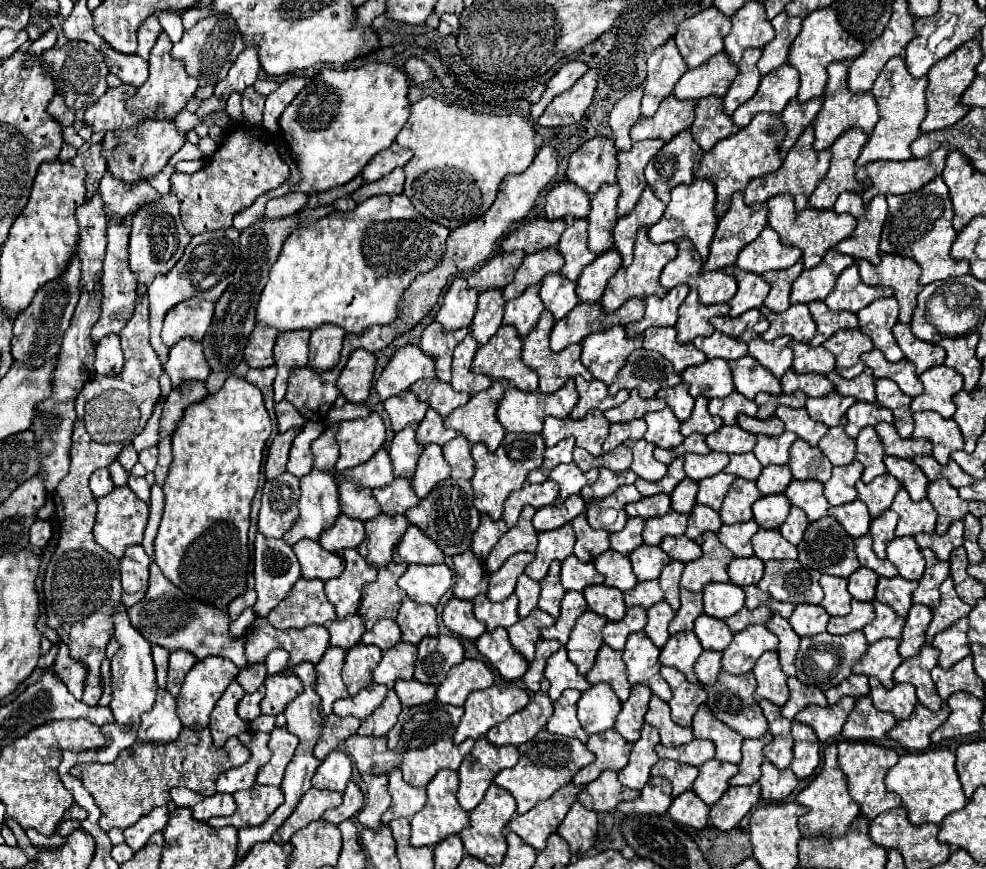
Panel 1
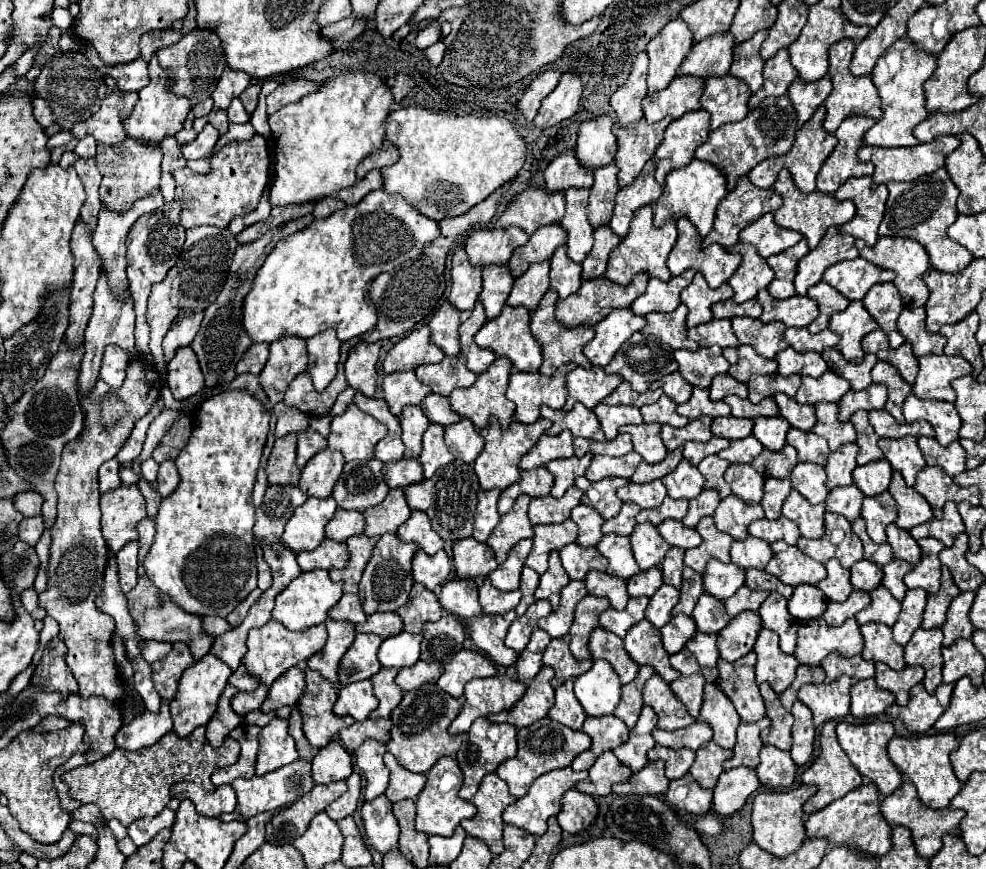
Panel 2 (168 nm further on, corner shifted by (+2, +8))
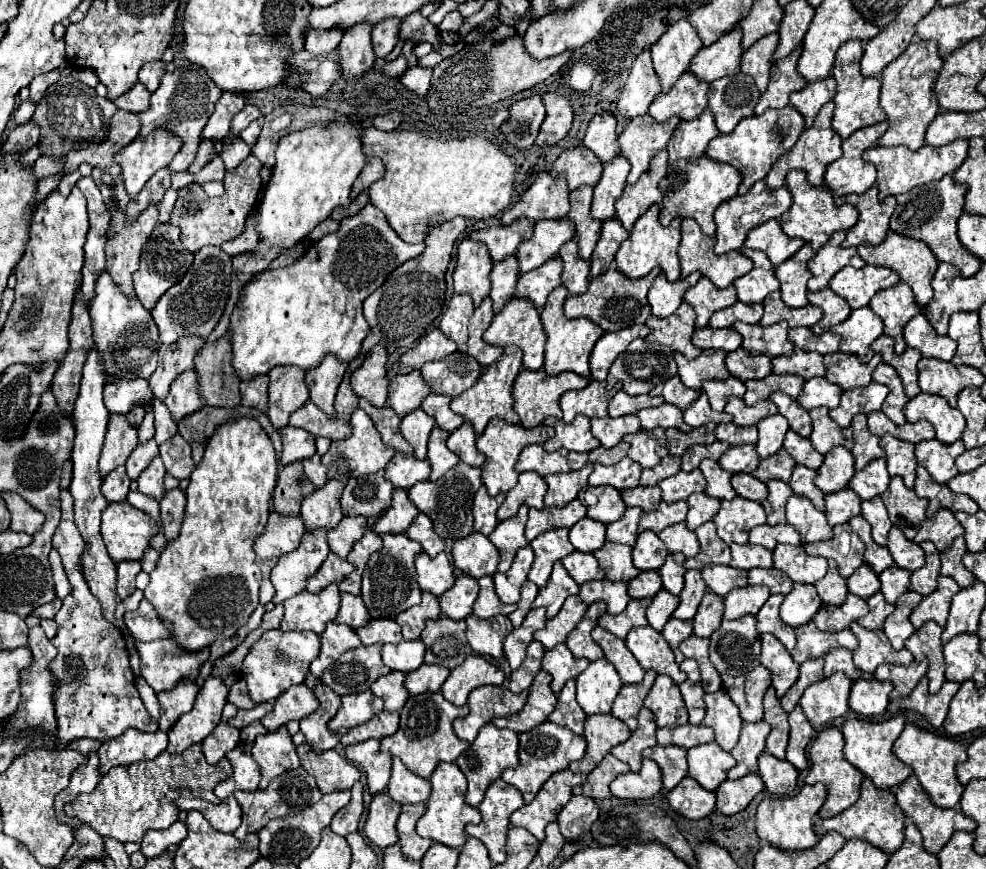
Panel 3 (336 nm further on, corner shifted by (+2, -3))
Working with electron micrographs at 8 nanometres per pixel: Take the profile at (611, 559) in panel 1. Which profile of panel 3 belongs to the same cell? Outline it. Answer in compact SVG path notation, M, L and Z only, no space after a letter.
M604 542L594 556L600 562L600 568L606 572L606 578L612 582L628 582L640 574L640 570L632 564L632 548L626 544Z

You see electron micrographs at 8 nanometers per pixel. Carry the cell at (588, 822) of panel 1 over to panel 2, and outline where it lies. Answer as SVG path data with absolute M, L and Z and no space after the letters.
M570 789L566 795L562 795L562 809L556 815L556 819L566 833L574 835L586 829L594 821L596 813L598 805L590 795Z

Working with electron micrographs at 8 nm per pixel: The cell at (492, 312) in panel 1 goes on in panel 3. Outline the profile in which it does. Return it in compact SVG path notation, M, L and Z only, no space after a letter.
M510 256L502 260L502 264L494 264L490 272L490 280L492 280L490 298L494 302L494 314L498 314L514 296L514 288L518 280L518 262L514 258L516 256Z

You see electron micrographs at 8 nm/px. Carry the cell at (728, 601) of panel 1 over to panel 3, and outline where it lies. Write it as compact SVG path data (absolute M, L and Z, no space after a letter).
M706 566L702 570L702 578L716 596L726 596L730 590L744 588L748 584L746 572L732 566Z

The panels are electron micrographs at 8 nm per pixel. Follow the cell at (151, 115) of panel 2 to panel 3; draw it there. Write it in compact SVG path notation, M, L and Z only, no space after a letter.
M158 128L158 132L150 132L146 140L138 136L122 148L122 152L116 152L114 160L122 168L124 184L132 200L136 200L138 192L156 174L156 170L166 168L172 162L180 146L182 140L178 140L178 136L170 136L166 128Z

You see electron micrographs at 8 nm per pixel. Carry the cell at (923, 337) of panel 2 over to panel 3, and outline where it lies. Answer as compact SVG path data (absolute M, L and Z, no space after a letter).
M916 314L904 326L904 340L910 348L916 348L924 358L938 358L948 362L956 352L956 342L948 336L938 336L924 314Z

